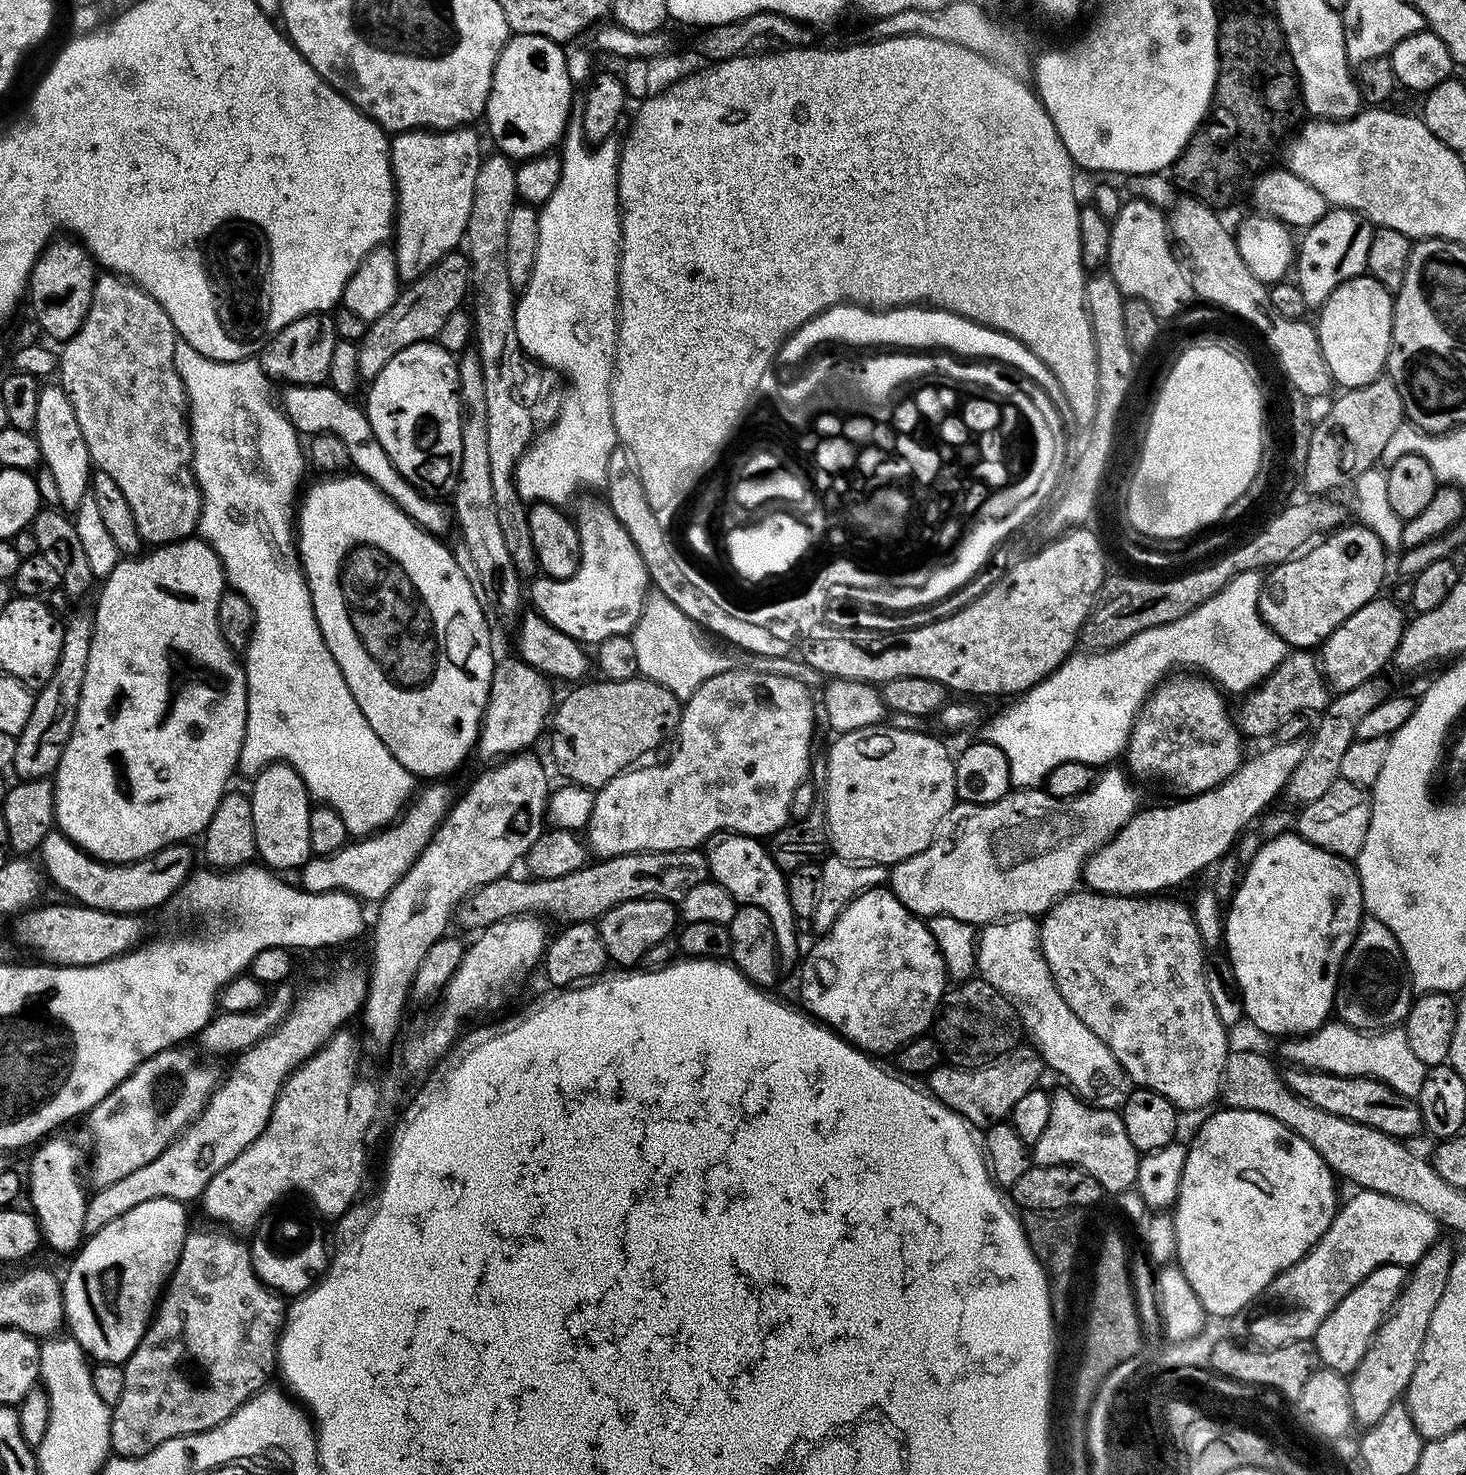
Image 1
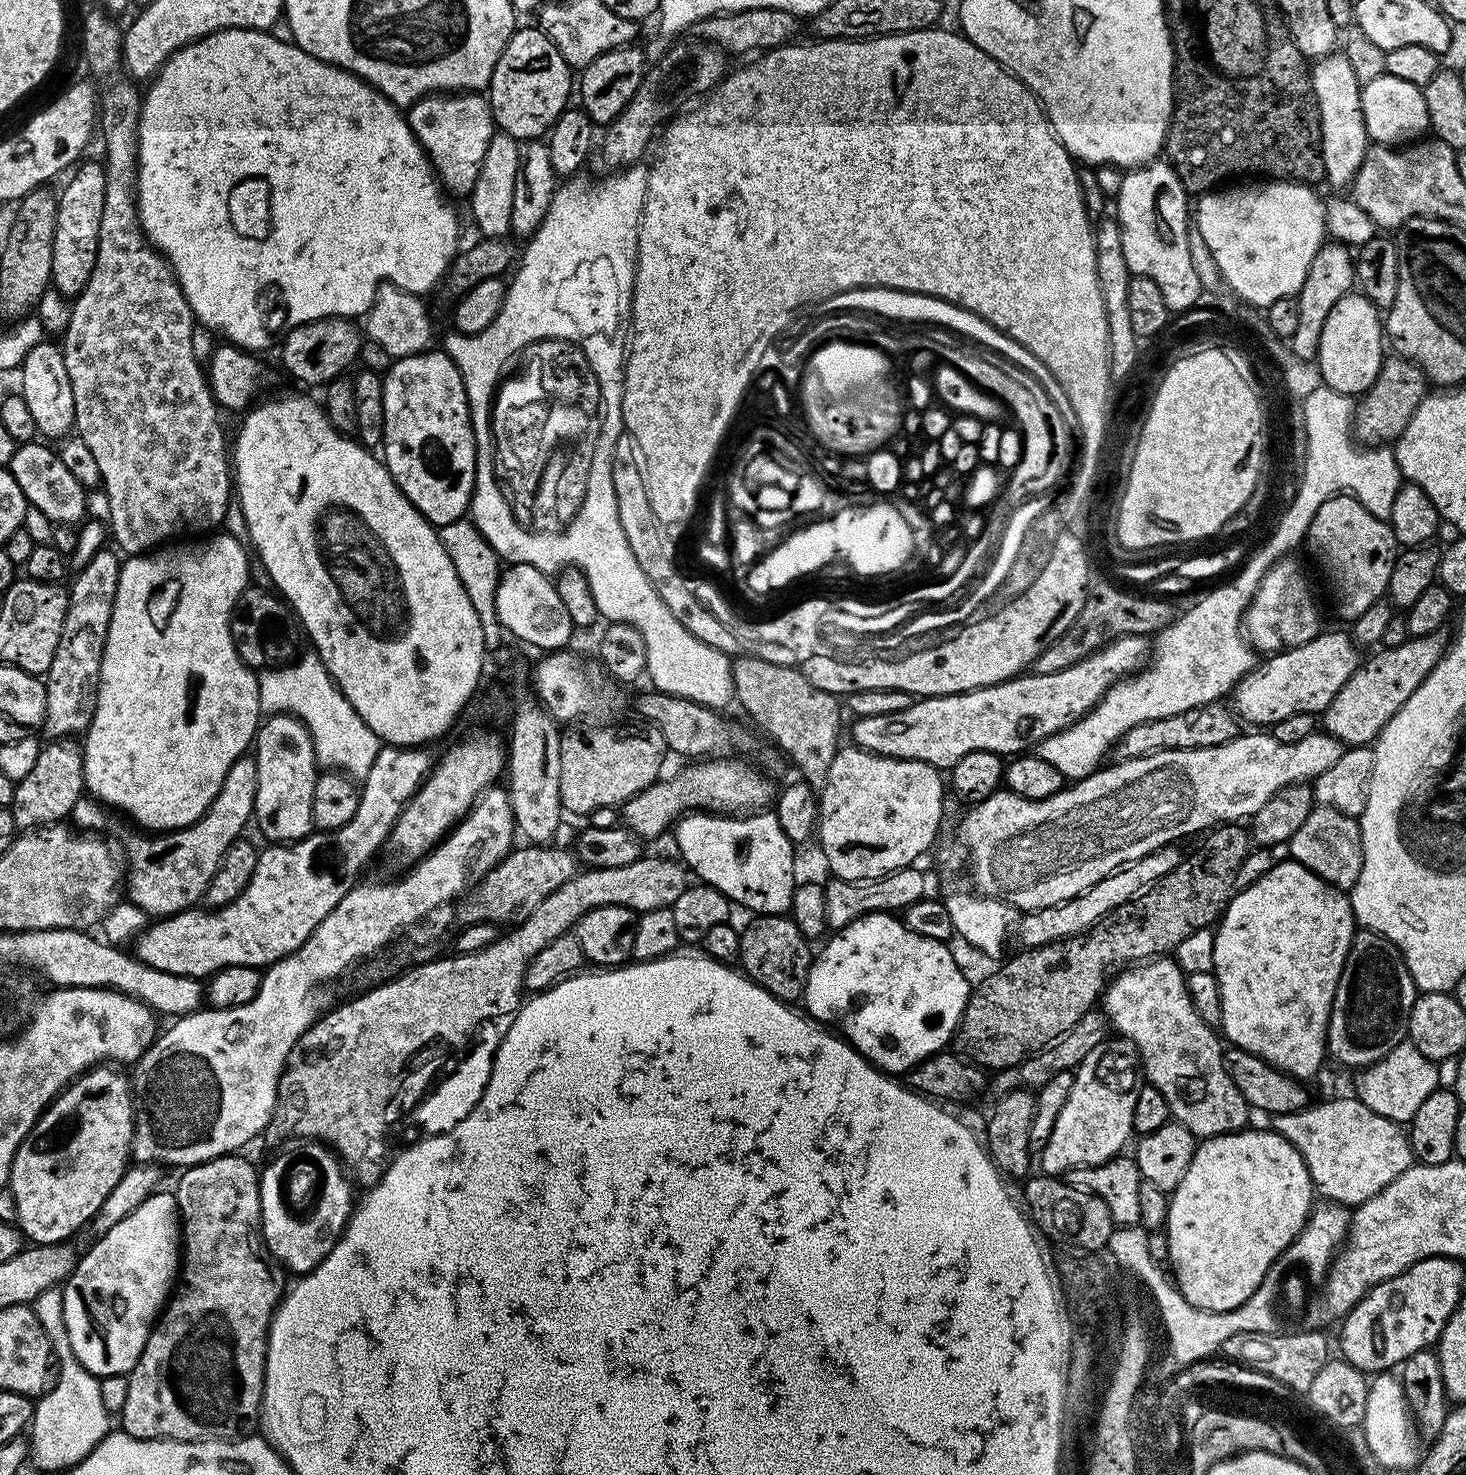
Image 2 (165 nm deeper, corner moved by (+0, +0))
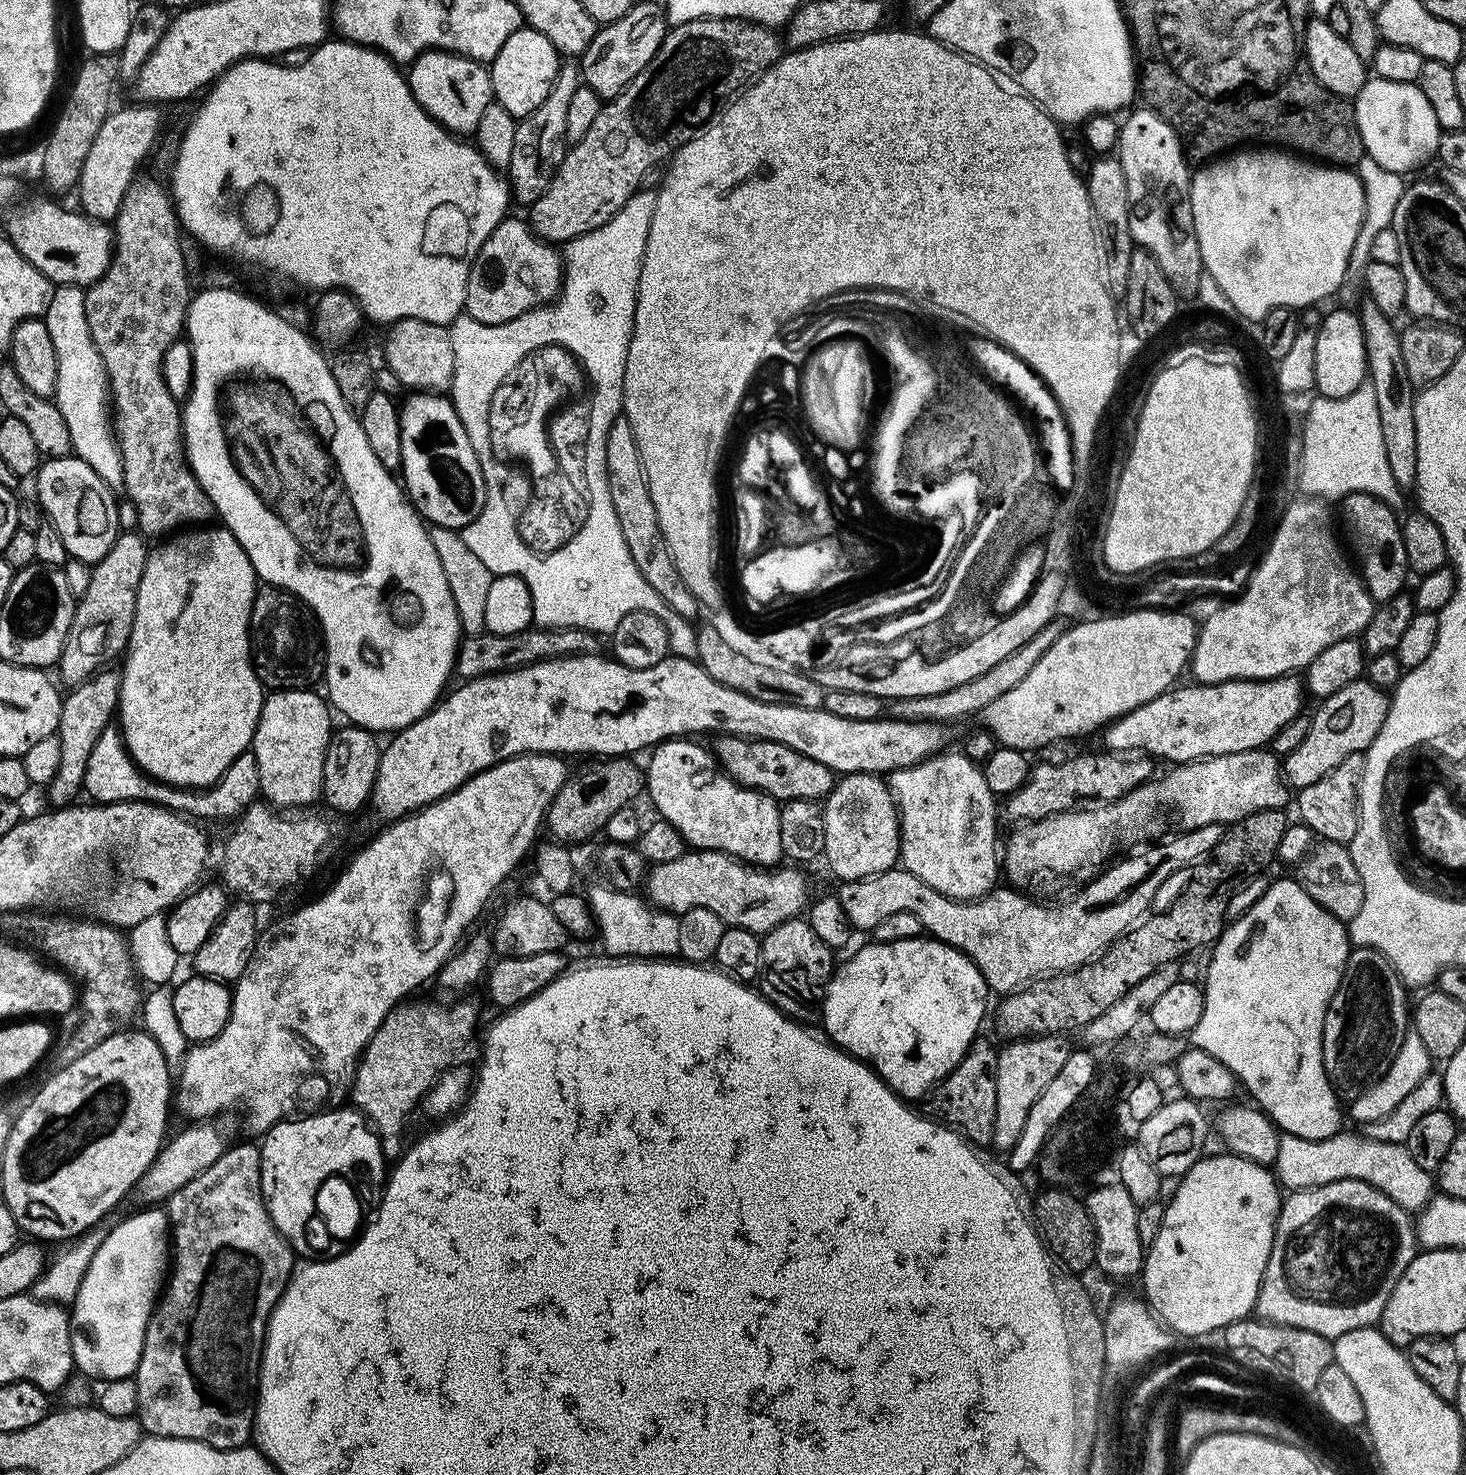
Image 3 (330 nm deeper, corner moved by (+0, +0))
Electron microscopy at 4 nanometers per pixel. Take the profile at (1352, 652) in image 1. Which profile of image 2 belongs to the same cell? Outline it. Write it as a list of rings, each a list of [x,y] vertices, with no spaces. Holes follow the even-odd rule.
[[[1324,630],[1302,646],[1269,655],[1265,664],[1257,663],[1236,685],[1235,715],[1252,724],[1248,726],[1271,726],[1282,722],[1282,718],[1290,718],[1290,714],[1323,713],[1334,702],[1334,694],[1346,686],[1354,670],[1360,667],[1360,653],[1361,649],[1347,631]]]

